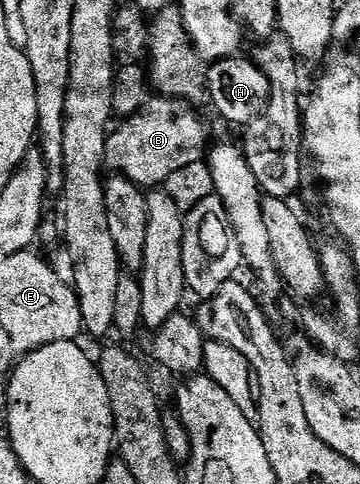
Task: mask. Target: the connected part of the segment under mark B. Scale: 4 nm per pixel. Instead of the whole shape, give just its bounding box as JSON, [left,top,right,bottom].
[106,96,208,188]

